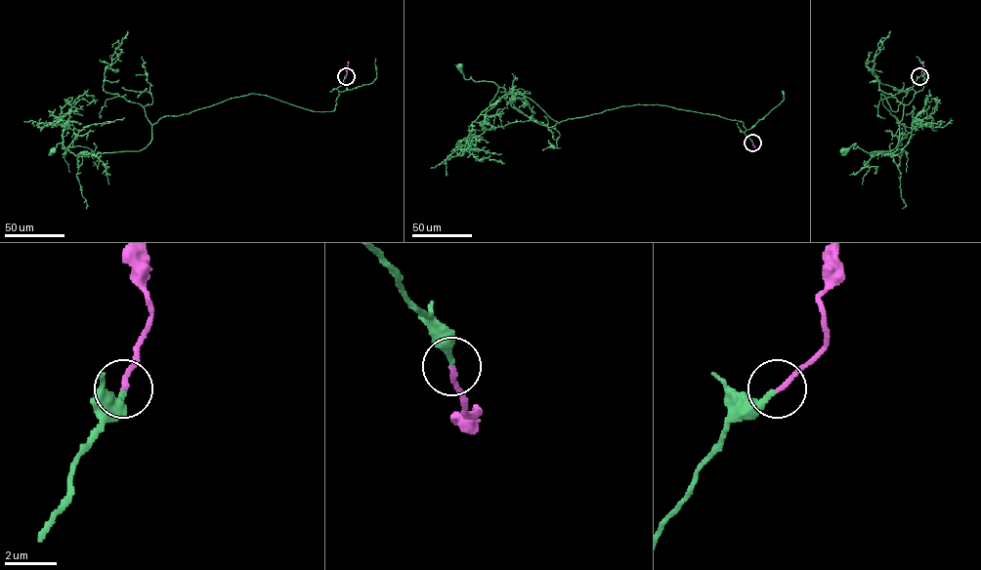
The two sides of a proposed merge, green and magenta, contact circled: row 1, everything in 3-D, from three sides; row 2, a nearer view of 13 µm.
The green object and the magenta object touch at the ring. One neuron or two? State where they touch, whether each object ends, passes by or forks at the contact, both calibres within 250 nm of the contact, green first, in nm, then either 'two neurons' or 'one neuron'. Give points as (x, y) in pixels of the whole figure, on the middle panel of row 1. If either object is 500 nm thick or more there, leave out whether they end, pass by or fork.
place (752, 142); green ends; magenta ends; calibres 240 and 200 nm; one neuron

